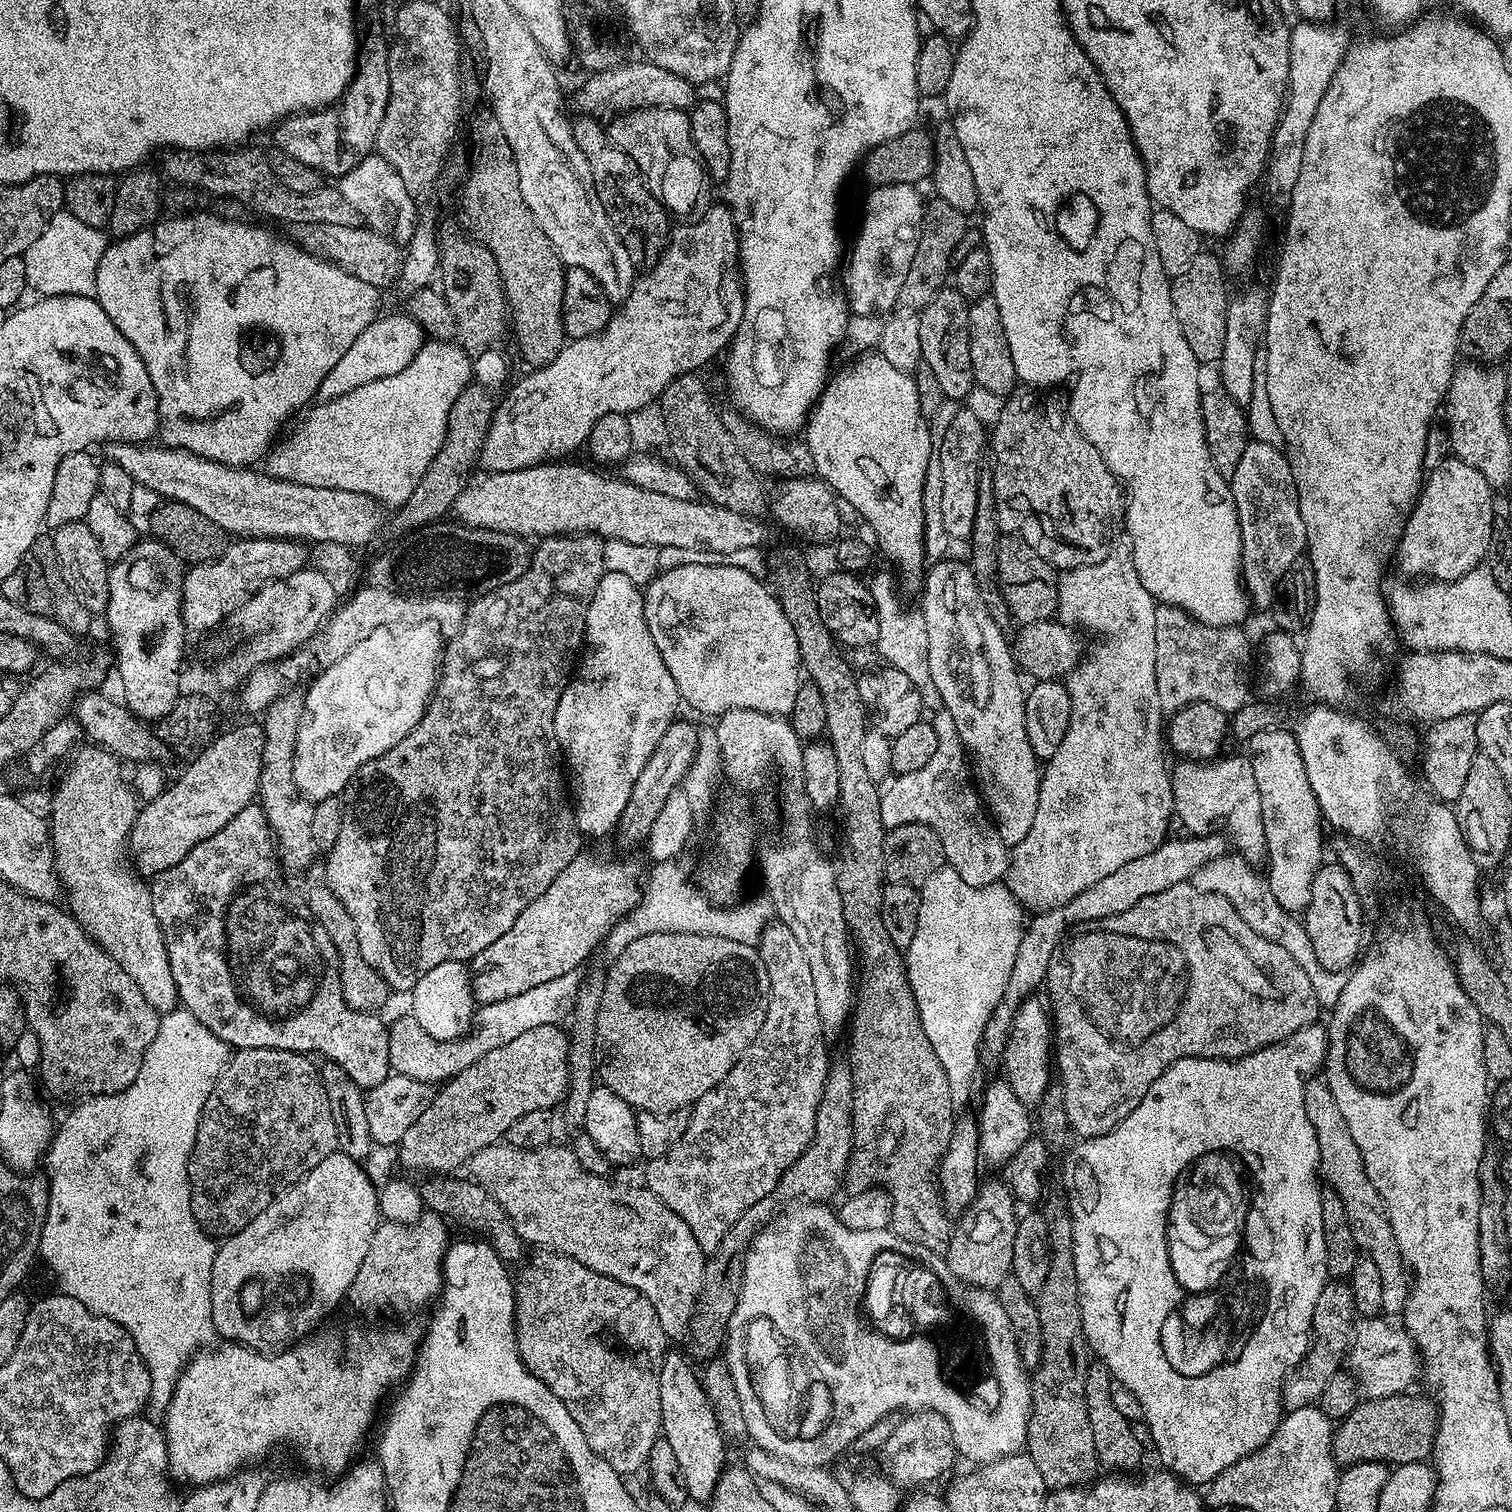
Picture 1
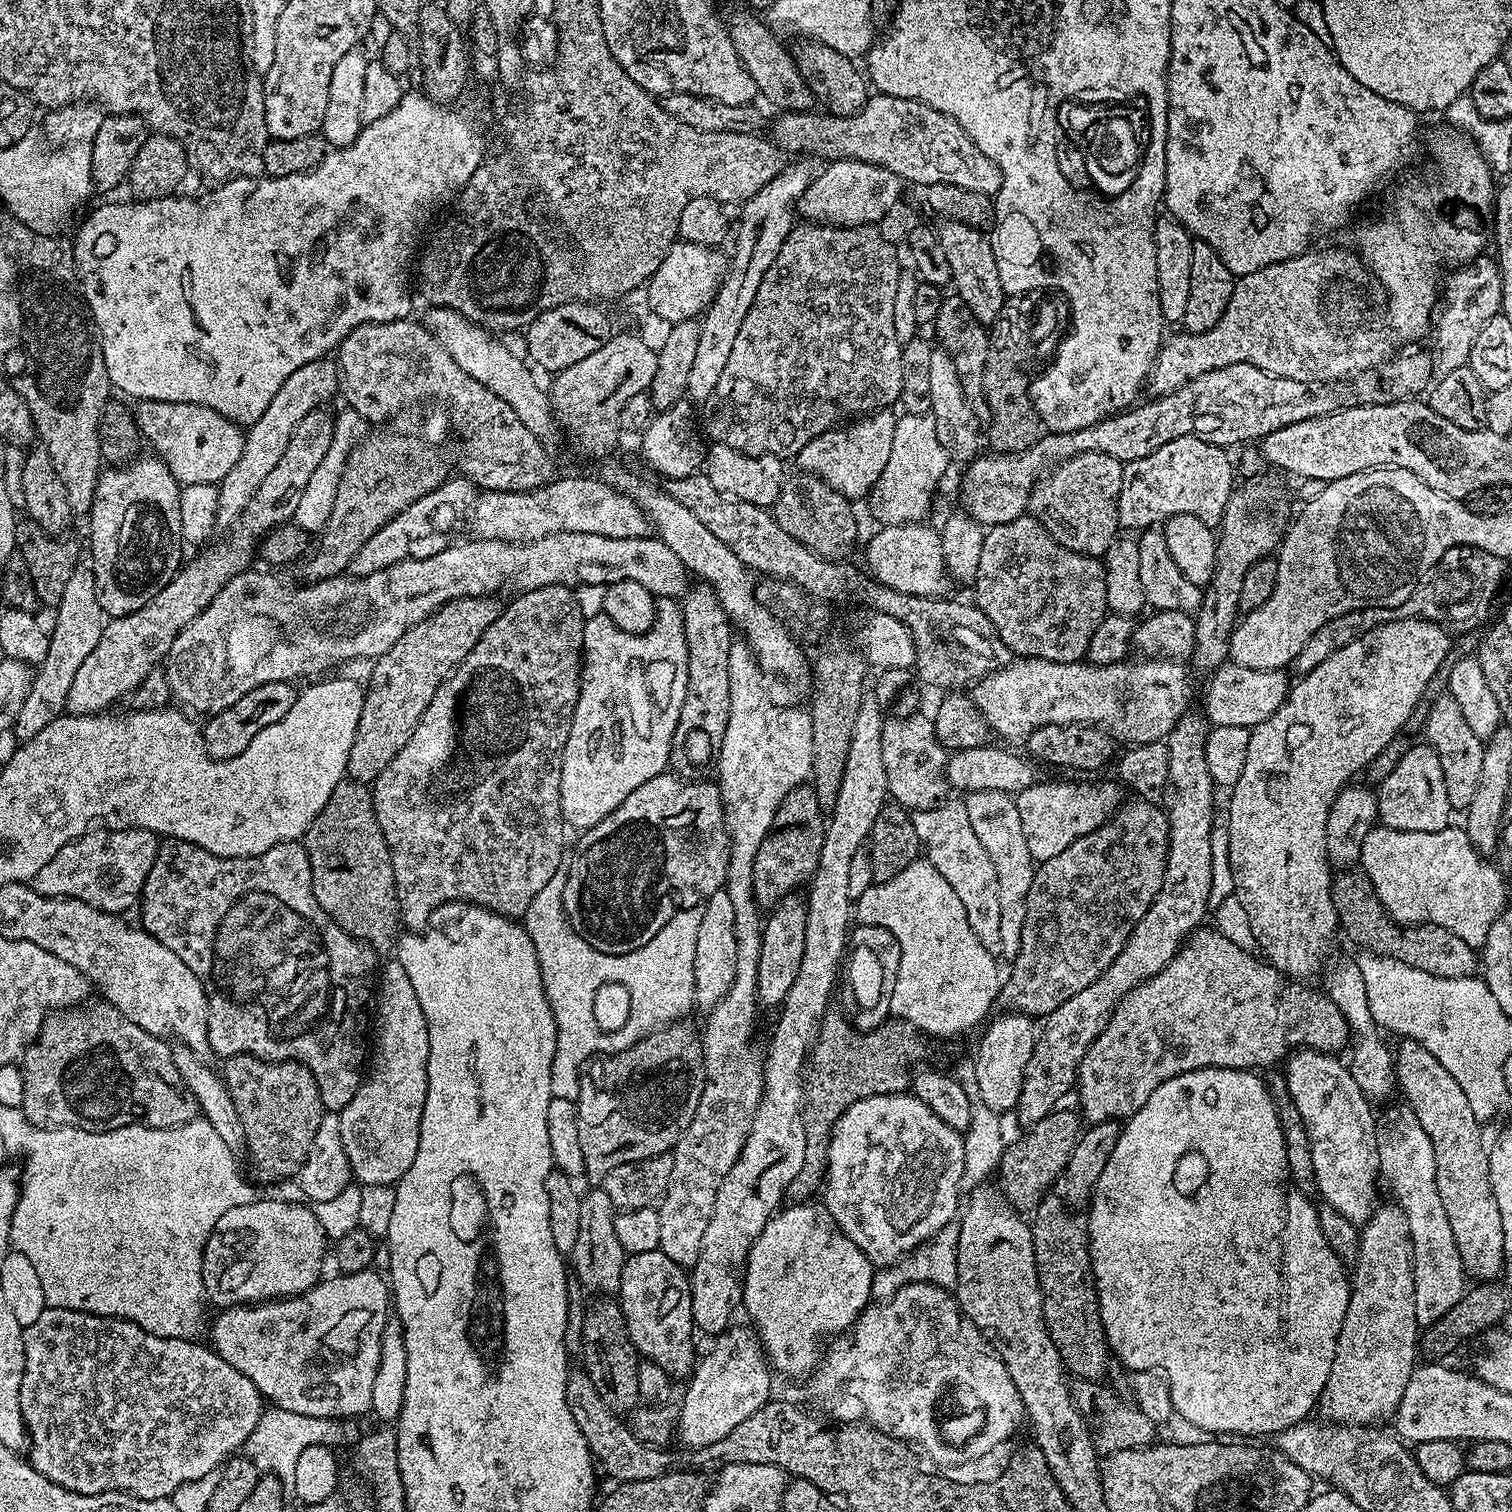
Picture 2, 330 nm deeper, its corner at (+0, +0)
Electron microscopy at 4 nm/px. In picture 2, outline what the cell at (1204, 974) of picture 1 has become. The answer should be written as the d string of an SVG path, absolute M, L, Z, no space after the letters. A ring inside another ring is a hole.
M1201 926L1192 933L1190 939L1180 949L1180 953L1157 976L1147 981L1146 987L1136 988L1116 1005L1106 1030L1102 1030L1102 1034L1093 1042L1090 1050L1086 1050L1086 1058L1082 1058L1080 1063L1078 1073L1080 1106L1078 1108L1083 1119L1085 1121L1088 1119L1087 1123L1089 1125L1110 1122L1111 1120L1117 1122L1128 1121L1134 1114L1138 1114L1138 1110L1142 1110L1142 1106L1146 1106L1146 1098L1150 1098L1150 1094L1154 1094L1154 1090L1158 1090L1158 1086L1162 1086L1162 1082L1166 1082L1183 1072L1202 1070L1203 1068L1246 1068L1249 1070L1264 1068L1263 1070L1268 1070L1279 1065L1276 1063L1280 1059L1281 1063L1285 1057L1301 1048L1313 1048L1315 1052L1327 1052L1329 1054L1339 1053L1339 1048L1347 1042L1348 1036L1350 1040L1348 1019L1344 1016L1340 1007L1323 991L1311 992L1308 986L1303 983L1289 982L1277 968L1272 967L1263 959L1260 959L1261 961L1255 960L1252 955L1251 951L1239 948L1237 944L1230 942L1230 938L1226 938L1215 927Z

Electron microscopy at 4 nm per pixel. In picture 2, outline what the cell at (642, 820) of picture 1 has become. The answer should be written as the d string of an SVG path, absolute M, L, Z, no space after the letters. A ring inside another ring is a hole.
M696 582L682 598L684 633L688 647L688 681L682 714L672 739L671 767L681 777L696 778L703 768L717 763L722 738L726 738L726 722L730 722L730 646L734 642L734 625L728 619L718 594L709 584Z

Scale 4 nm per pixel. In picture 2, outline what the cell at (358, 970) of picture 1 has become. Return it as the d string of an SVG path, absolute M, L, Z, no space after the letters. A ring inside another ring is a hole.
M345 778L338 786L334 786L330 802L326 802L318 818L314 818L312 825L305 830L302 843L310 862L312 889L314 898L318 898L318 906L322 906L322 910L326 910L329 918L338 926L342 926L346 934L350 934L355 940L361 940L373 952L391 953L396 947L398 933L402 928L400 903L396 897L396 879L390 850L382 834L382 826L378 826L369 785Z

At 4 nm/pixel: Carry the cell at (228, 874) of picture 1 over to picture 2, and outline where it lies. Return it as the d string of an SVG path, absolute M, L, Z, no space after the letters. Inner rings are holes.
M169 839L167 842L161 843L158 854L154 858L154 866L150 866L150 874L144 883L143 893L138 901L138 913L140 912L139 923L144 931L148 932L154 938L158 938L158 942L162 942L170 950L174 950L174 954L178 954L178 958L182 958L182 962L186 962L186 966L190 966L190 970L194 970L196 977L202 982L202 986L208 995L208 1048L216 1051L220 1058L230 1056L256 1056L259 1060L297 1060L299 1064L305 1064L310 1070L310 1074L314 1074L314 1082L318 1082L318 1094L322 1098L325 1109L330 1112L339 1113L350 1102L350 1098L354 1098L354 1094L358 1090L362 1079L362 1073L366 1068L366 1048L364 1052L364 1027L369 1027L370 1020L364 1017L364 1007L368 1004L368 999L374 996L374 977L378 972L378 964L376 968L377 953L373 952L367 944L363 944L361 940L355 940L350 934L346 934L346 930L342 930L342 926L338 926L326 914L326 910L322 910L322 906L318 906L318 898L314 898L314 890L312 889L312 871L310 870L310 862L308 855L300 840L291 840L290 842L282 842L278 846L274 846L270 850L266 850L257 856L239 856L238 858L226 858L225 856L215 856L210 854L210 850L206 850L197 844L191 844L185 840Z

